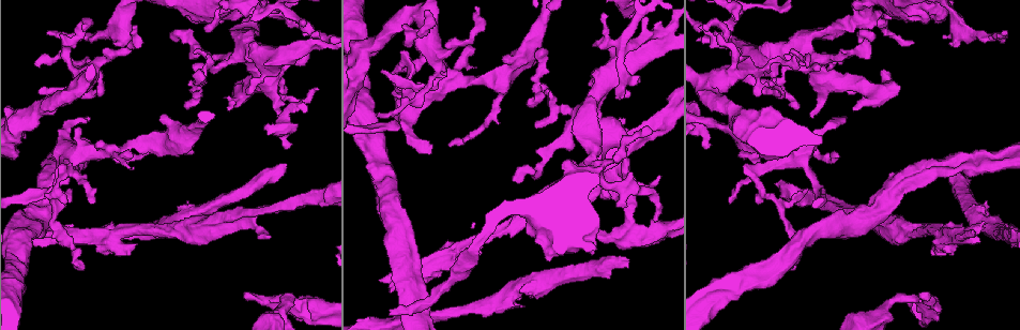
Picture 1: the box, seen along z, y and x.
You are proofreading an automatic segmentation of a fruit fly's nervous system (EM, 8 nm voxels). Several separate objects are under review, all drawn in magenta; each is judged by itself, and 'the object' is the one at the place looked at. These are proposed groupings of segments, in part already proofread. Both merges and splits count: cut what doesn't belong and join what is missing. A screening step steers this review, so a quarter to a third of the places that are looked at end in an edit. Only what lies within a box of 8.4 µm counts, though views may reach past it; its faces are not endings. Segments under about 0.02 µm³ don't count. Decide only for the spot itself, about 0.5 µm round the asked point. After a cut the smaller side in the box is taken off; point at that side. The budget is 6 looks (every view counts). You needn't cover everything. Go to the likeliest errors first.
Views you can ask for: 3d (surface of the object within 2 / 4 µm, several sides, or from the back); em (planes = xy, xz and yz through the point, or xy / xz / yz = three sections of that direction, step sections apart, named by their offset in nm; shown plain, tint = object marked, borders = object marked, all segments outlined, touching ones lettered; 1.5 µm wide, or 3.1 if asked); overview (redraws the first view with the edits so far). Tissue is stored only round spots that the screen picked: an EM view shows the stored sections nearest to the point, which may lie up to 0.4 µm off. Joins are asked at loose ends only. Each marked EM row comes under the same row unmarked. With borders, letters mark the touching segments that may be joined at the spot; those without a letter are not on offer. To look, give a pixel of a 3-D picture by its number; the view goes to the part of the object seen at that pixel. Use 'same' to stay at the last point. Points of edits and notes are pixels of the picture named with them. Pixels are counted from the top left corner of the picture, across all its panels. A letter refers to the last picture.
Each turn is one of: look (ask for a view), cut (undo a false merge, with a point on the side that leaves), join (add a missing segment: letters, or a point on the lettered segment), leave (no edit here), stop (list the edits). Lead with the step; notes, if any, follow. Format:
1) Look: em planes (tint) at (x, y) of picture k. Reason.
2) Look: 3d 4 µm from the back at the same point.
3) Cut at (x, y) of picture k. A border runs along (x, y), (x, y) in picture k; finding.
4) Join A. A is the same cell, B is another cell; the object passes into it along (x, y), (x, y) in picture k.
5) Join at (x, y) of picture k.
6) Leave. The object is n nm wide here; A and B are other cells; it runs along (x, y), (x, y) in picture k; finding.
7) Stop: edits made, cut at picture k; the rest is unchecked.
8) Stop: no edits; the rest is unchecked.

Look: em planes (borders) at (654, 43) of picture 1. Arms run side by side.

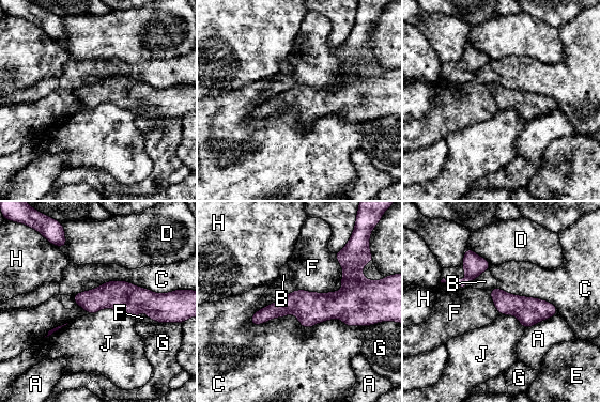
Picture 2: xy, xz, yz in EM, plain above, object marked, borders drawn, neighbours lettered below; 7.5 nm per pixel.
Leave. A, B, C, D, E, F, G, H and J are other cells; it runs along (364, 302), (286, 305), (254, 322) in picture 2; all the same cell.

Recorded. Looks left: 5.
Look: em planes (borders) at (84, 269) of picture 1. Tapers out.

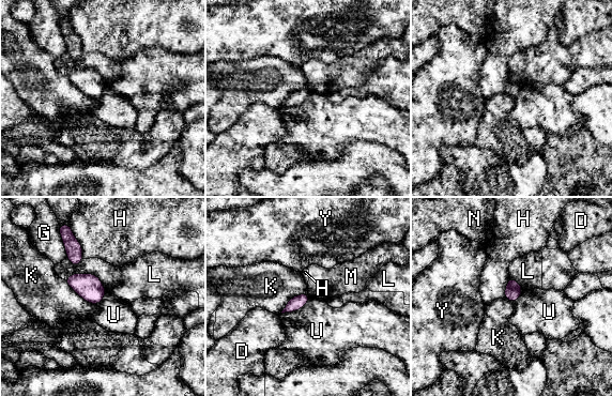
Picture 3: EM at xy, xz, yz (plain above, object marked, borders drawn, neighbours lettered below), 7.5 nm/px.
Leave. D, G, H, K, L, M, N, U and Y are other cells; none of them fits.

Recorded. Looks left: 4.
Look: em planes (borders) at (239, 83) of picture 1. Free end.

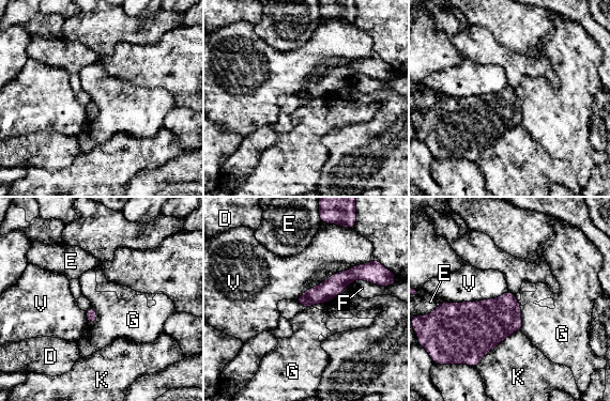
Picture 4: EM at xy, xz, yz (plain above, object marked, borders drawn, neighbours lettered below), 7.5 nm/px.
Leave. D, E, F, G, K and V are other cells; it runs along (366, 277), (350, 275), (300, 299) in picture 4; no lettered segment goes on from it.

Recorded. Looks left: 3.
Stop: no edits; the rest is unchecked.

